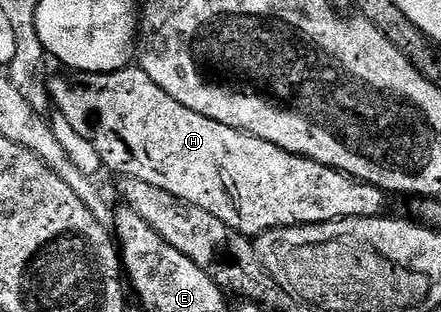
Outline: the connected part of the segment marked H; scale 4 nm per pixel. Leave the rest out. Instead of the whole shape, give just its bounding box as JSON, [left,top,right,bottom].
[46,65,389,237]

